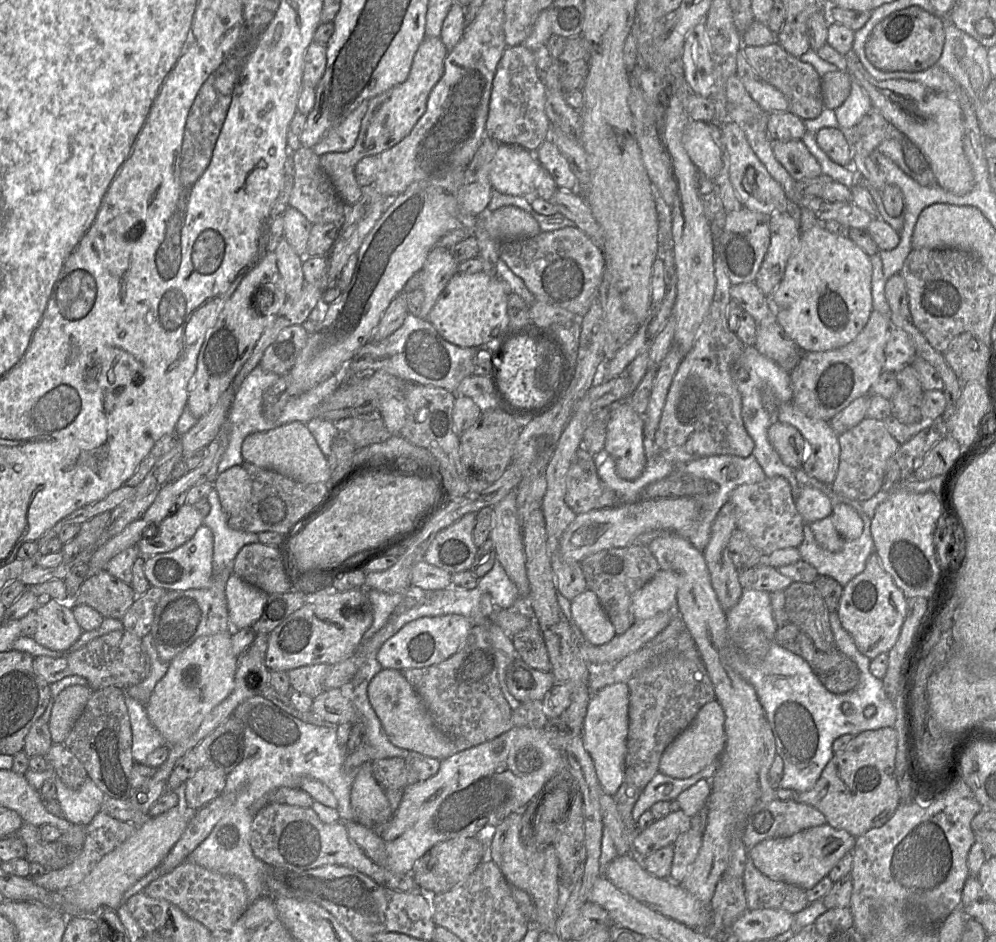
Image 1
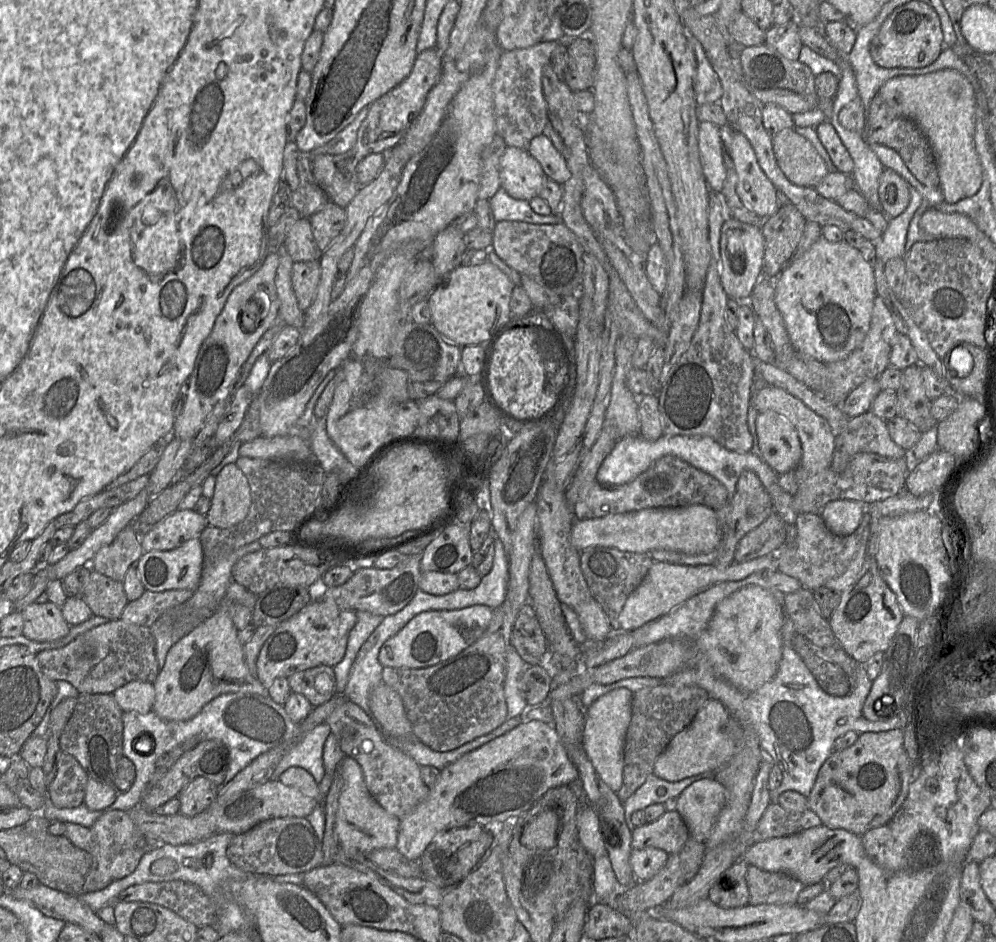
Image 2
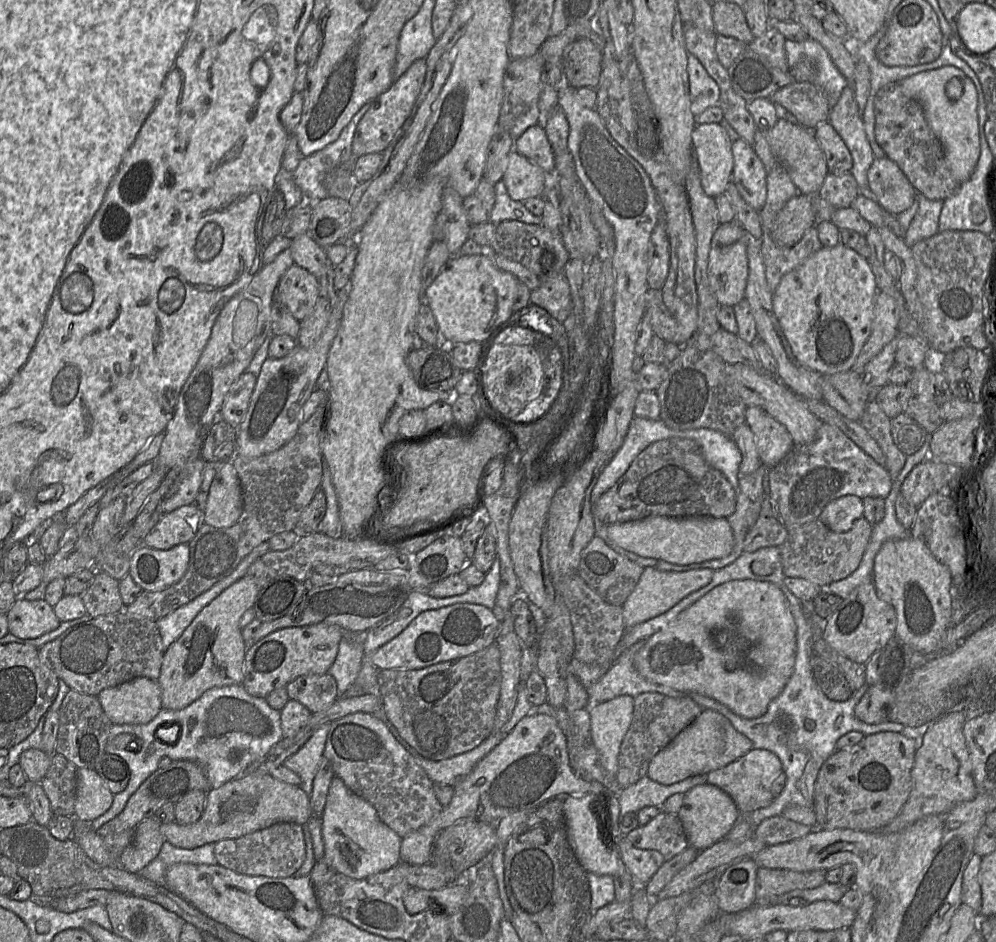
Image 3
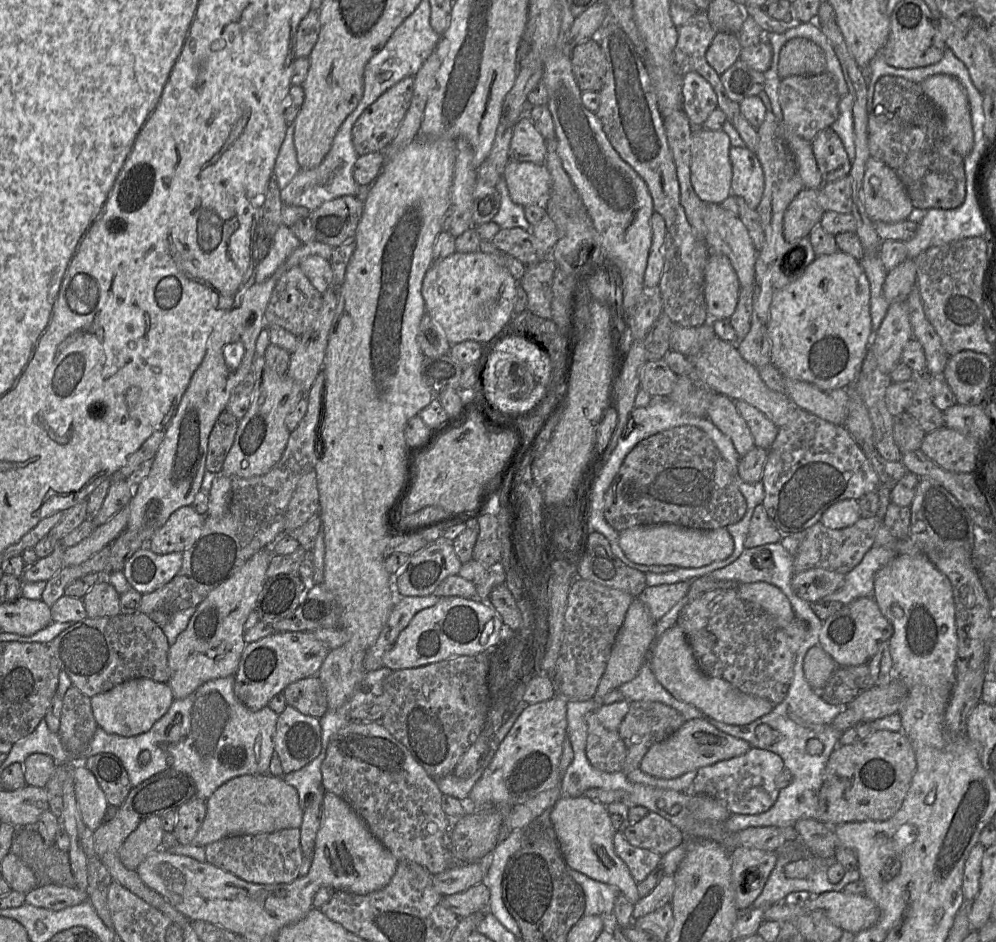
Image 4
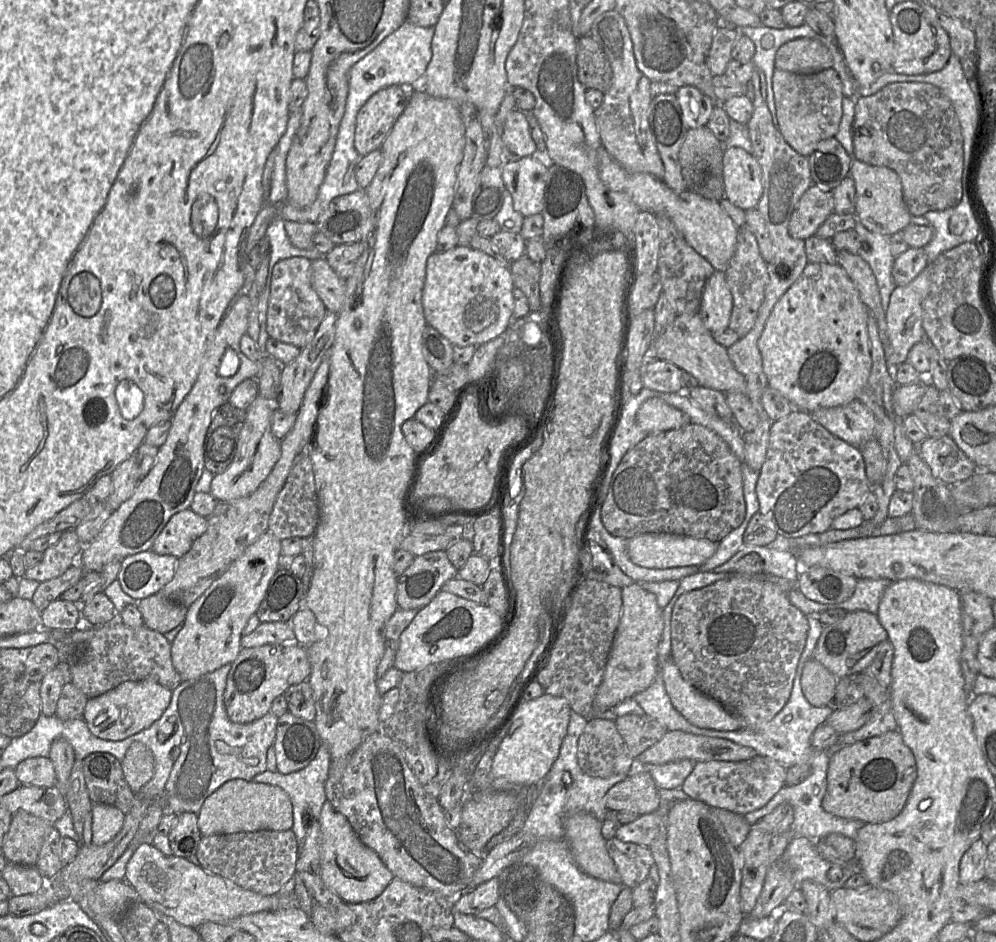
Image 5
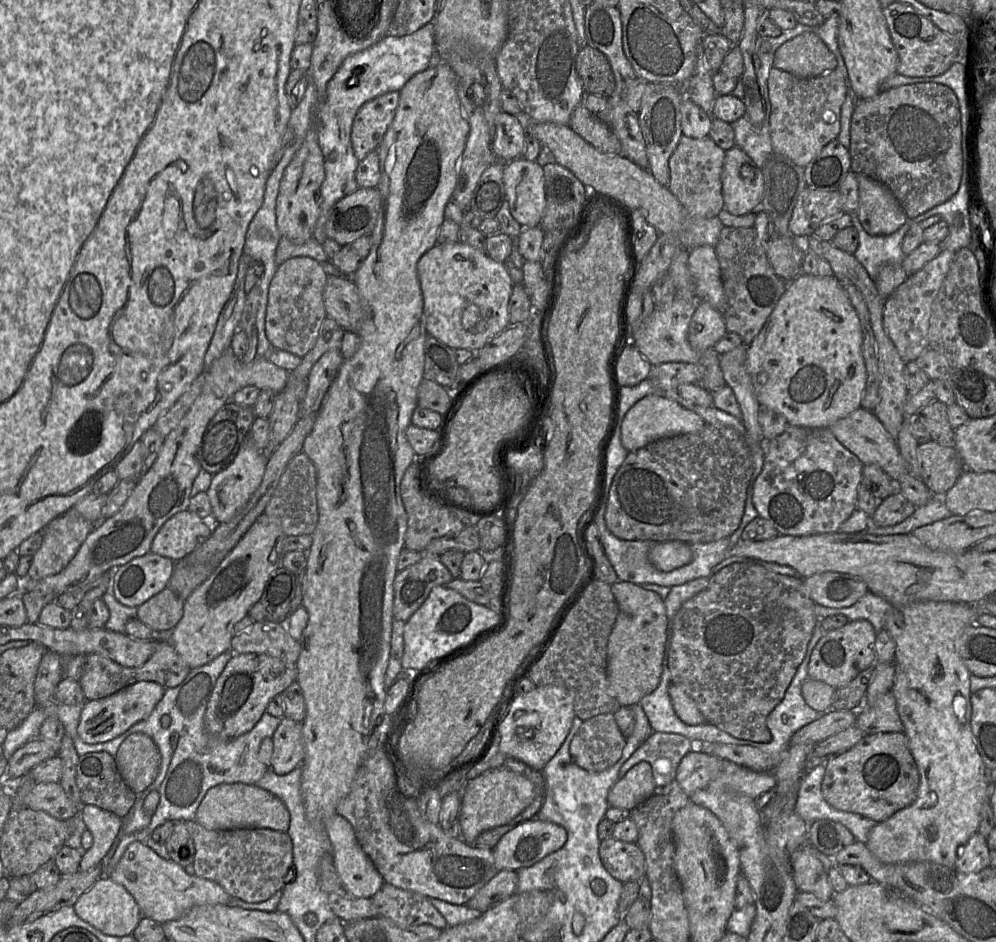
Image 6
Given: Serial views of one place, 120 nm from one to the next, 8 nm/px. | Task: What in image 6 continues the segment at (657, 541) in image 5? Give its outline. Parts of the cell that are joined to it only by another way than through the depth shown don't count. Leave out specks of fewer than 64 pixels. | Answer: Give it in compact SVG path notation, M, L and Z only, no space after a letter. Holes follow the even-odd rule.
M678 540L656 542L649 551L650 562L662 571L682 567L691 562L692 558L691 545Z

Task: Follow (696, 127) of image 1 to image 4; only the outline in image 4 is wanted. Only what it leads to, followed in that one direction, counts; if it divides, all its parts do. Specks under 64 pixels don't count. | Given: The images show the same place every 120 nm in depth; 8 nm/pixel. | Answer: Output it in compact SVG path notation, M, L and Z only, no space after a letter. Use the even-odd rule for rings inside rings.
M693 129L691 137L691 184L697 196L704 203L720 204L732 195L730 147L730 137L723 130Z

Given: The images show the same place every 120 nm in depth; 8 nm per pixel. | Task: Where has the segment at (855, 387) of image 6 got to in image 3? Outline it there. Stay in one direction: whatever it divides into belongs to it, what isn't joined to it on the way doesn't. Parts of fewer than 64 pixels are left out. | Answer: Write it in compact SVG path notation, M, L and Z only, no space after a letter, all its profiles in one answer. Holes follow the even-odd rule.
M838 243L836 246L833 247L821 246L820 249L814 252L801 265L785 274L781 278L777 288L773 292L772 305L774 314L791 347L792 353L798 360L798 362L801 365L815 372L818 372L821 375L827 375L848 371L855 363L863 345L866 343L866 340L868 339L871 333L872 322L874 319L876 294L877 294L876 281L873 272L871 270L871 267L868 263L868 260L863 256L861 256L858 252L856 252L852 248L849 248L841 243Z

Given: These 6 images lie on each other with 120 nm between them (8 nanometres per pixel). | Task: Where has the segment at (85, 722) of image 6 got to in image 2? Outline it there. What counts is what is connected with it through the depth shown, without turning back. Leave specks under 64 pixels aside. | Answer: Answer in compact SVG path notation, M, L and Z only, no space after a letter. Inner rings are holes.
M131 681L112 693L123 712L147 714L152 711L155 688L151 682Z

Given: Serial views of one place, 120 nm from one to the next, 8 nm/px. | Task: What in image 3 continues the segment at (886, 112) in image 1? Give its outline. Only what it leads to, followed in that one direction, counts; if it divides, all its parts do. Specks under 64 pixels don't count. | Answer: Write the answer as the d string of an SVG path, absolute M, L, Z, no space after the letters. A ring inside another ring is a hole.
M944 66L903 79L900 85L907 97L921 104L930 128L942 144L952 176L959 184L968 180L980 156L978 98L971 79L956 67Z

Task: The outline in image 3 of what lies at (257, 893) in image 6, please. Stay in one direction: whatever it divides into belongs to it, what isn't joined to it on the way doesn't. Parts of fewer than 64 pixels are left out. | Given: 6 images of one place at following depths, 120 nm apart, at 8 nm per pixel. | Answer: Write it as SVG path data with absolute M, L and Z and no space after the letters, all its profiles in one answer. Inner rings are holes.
M282 822L240 838L224 839L215 843L214 855L219 865L240 874L272 878L291 877L300 869L306 856L303 827Z

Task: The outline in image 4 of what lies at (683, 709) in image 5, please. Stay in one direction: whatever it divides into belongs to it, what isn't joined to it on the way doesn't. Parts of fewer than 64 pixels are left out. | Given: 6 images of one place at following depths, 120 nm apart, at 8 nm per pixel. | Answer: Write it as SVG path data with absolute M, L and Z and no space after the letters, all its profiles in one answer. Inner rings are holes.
M677 624L655 639L649 653L649 663L659 683L676 699L697 707L714 720L730 725L746 725L773 709L769 700L744 693L724 679L703 673L684 631Z

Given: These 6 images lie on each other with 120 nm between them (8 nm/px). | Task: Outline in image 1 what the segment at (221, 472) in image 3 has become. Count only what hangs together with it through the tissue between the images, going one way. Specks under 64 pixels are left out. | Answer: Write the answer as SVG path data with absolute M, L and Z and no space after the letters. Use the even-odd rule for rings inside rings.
M241 465L232 466L218 474L214 488L228 517L237 515L245 507L252 493L251 481Z

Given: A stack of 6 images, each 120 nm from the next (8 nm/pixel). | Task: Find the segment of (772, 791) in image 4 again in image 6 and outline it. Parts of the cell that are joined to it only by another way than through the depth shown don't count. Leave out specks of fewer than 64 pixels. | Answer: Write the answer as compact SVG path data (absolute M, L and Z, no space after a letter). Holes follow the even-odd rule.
M699 748L688 752L680 761L676 780L681 789L690 797L697 790L709 788L712 791L733 790L747 795L753 799L759 798L763 793L774 790L776 779L773 771L757 772L746 767L739 766L732 761L721 759L708 754Z

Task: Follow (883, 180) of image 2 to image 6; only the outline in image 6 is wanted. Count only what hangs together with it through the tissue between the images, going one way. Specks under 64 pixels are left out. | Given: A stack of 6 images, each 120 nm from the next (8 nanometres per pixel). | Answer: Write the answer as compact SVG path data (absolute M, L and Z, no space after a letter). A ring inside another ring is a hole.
M856 174L859 191L858 219L871 236L888 236L908 219L891 190L864 174Z

